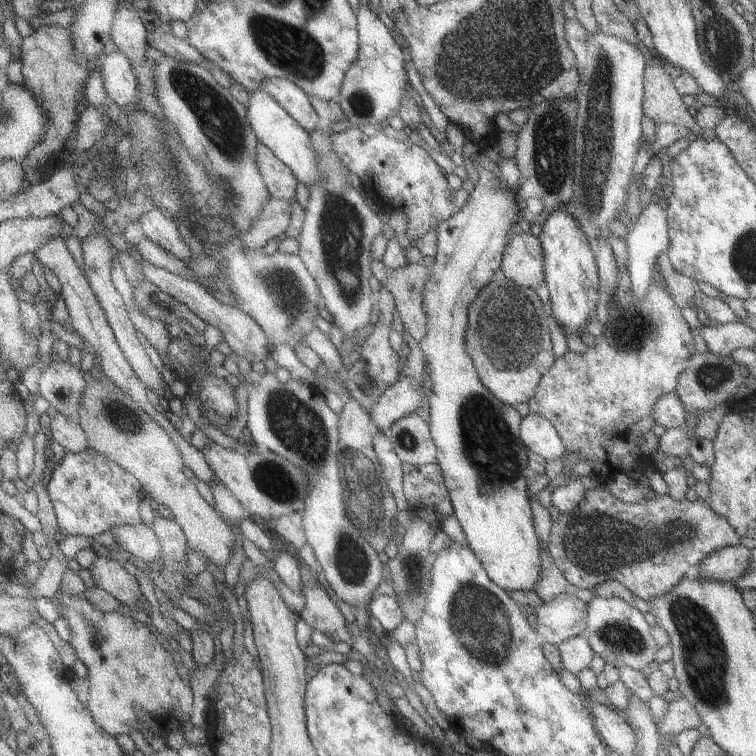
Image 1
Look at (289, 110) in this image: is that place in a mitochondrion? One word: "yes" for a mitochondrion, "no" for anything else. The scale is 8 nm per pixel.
no

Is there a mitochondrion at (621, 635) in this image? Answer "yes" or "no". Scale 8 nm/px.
yes

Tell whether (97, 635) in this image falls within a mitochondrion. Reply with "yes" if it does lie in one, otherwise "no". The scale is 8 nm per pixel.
yes

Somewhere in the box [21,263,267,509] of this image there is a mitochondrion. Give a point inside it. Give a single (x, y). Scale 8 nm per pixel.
(125, 420)

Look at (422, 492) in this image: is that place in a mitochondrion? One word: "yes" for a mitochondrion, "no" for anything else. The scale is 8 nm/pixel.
no

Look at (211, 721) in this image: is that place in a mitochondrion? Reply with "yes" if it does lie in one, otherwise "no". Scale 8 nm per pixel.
no

